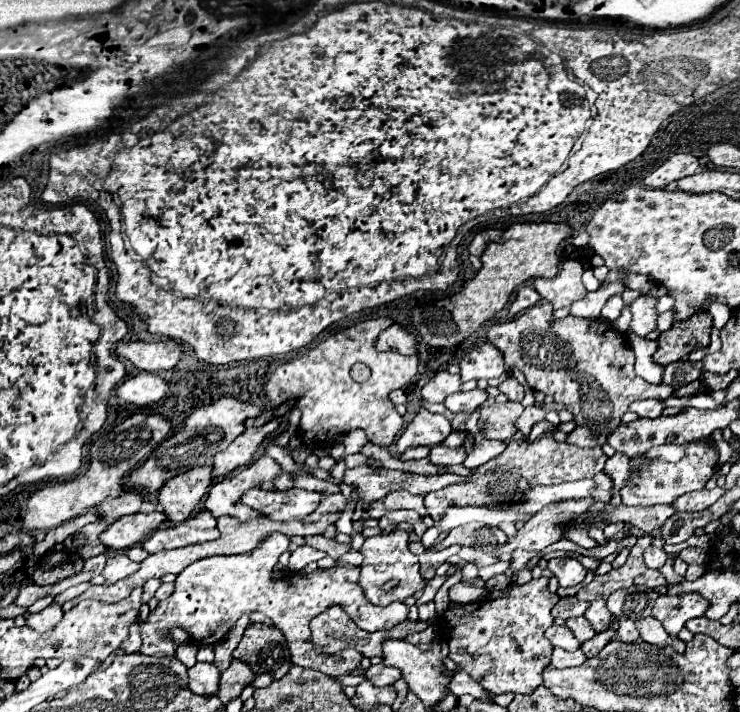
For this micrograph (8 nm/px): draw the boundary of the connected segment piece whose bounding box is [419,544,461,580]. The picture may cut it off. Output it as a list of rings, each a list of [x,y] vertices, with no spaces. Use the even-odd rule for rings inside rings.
[[[451,546],[451,548],[445,548],[445,550],[441,550],[441,552],[425,552],[425,554],[421,554],[419,556],[419,562],[421,562],[421,576],[425,578],[425,580],[431,580],[433,576],[435,576],[435,570],[443,564],[443,562],[447,562],[449,560],[449,556],[453,556],[453,554],[457,554],[459,552],[459,548],[461,546]]]

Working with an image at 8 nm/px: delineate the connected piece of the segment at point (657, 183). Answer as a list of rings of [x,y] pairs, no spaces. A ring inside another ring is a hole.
[[[673,154],[665,164],[661,164],[645,178],[645,186],[665,188],[675,180],[695,174],[697,170],[699,170],[699,160],[693,154]]]

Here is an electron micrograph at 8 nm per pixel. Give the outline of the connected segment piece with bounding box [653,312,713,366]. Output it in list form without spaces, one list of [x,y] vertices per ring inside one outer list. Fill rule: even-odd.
[[[695,314],[689,320],[677,322],[671,330],[663,332],[657,340],[657,352],[653,354],[653,362],[671,364],[679,358],[685,358],[693,348],[701,348],[709,344],[711,332],[711,314]]]

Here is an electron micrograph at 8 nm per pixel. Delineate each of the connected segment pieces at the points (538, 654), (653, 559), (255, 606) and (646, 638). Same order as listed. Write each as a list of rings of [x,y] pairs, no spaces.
[[[533,578],[527,584],[509,584],[507,596],[485,598],[471,604],[453,604],[443,614],[447,628],[445,642],[449,646],[449,658],[477,680],[485,690],[493,694],[527,694],[541,682],[541,672],[551,662],[551,642],[543,636],[553,624],[551,608],[559,596],[549,592],[549,578]]]
[[[649,546],[649,548],[643,552],[643,558],[645,558],[647,568],[661,568],[661,566],[667,562],[665,550],[663,550],[663,548],[657,548],[657,546]]]
[[[273,532],[271,536],[267,536],[267,540],[263,540],[259,548],[255,548],[255,552],[239,556],[209,556],[197,560],[195,564],[189,564],[177,576],[173,594],[161,600],[159,606],[149,614],[149,618],[141,622],[143,644],[139,652],[157,658],[173,656],[175,644],[163,636],[163,632],[169,630],[171,626],[181,626],[183,630],[187,630],[197,644],[215,644],[225,638],[225,634],[235,626],[241,614],[245,612],[251,614],[259,610],[265,616],[269,616],[275,628],[279,628],[287,638],[293,664],[325,672],[327,676],[347,674],[349,670],[357,668],[363,656],[359,656],[359,652],[355,650],[343,650],[339,652],[339,656],[319,656],[319,652],[315,652],[315,646],[311,644],[309,620],[319,612],[323,612],[325,608],[339,604],[359,628],[377,632],[393,628],[395,624],[403,622],[407,618],[409,608],[403,602],[391,602],[385,608],[371,604],[363,596],[363,590],[359,588],[359,566],[351,564],[335,562],[333,568],[323,572],[317,570],[309,576],[289,574],[285,578],[275,580],[271,572],[281,554],[288,550],[289,544],[291,542],[287,536],[283,536],[281,532]]]
[[[643,618],[637,622],[637,630],[641,634],[641,640],[647,644],[655,644],[655,646],[667,646],[671,642],[671,636],[665,632],[665,628],[653,618]]]

